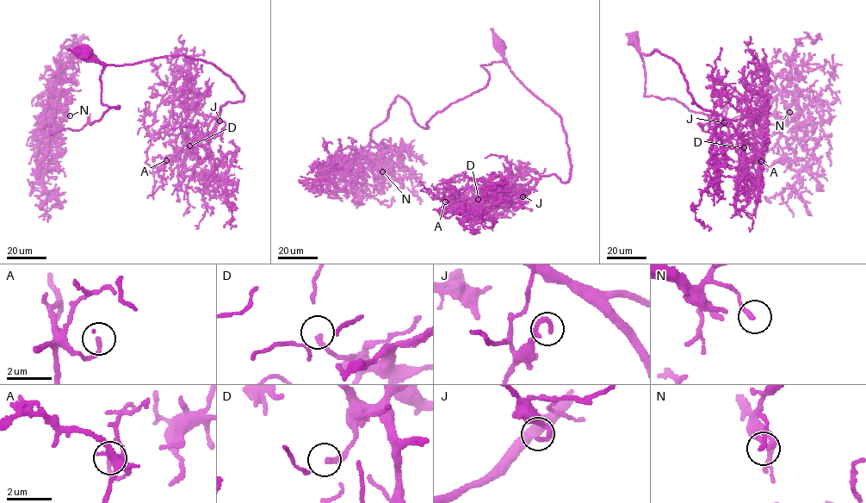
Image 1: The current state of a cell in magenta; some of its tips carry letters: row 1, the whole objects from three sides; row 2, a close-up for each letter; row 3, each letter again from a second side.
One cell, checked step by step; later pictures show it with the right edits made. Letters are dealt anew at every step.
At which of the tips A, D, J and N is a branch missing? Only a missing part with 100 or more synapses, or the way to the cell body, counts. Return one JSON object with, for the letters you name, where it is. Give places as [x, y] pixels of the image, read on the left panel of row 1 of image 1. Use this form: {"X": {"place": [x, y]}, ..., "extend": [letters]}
{"extend": []}

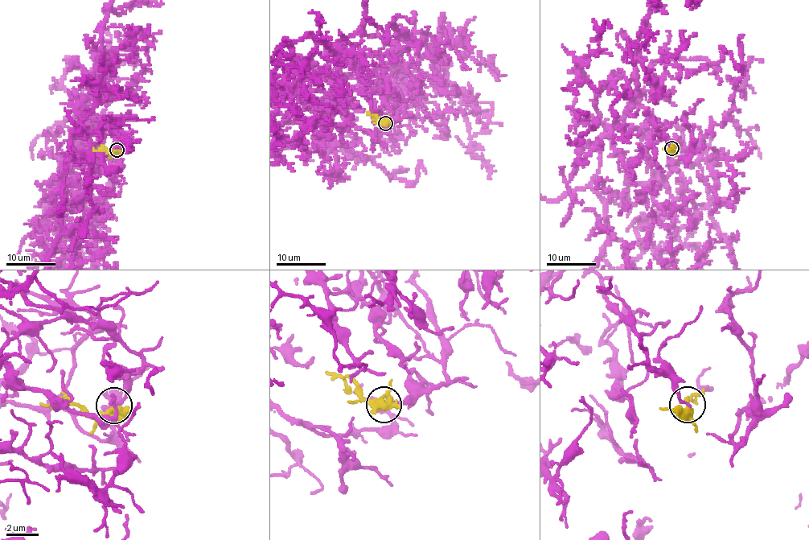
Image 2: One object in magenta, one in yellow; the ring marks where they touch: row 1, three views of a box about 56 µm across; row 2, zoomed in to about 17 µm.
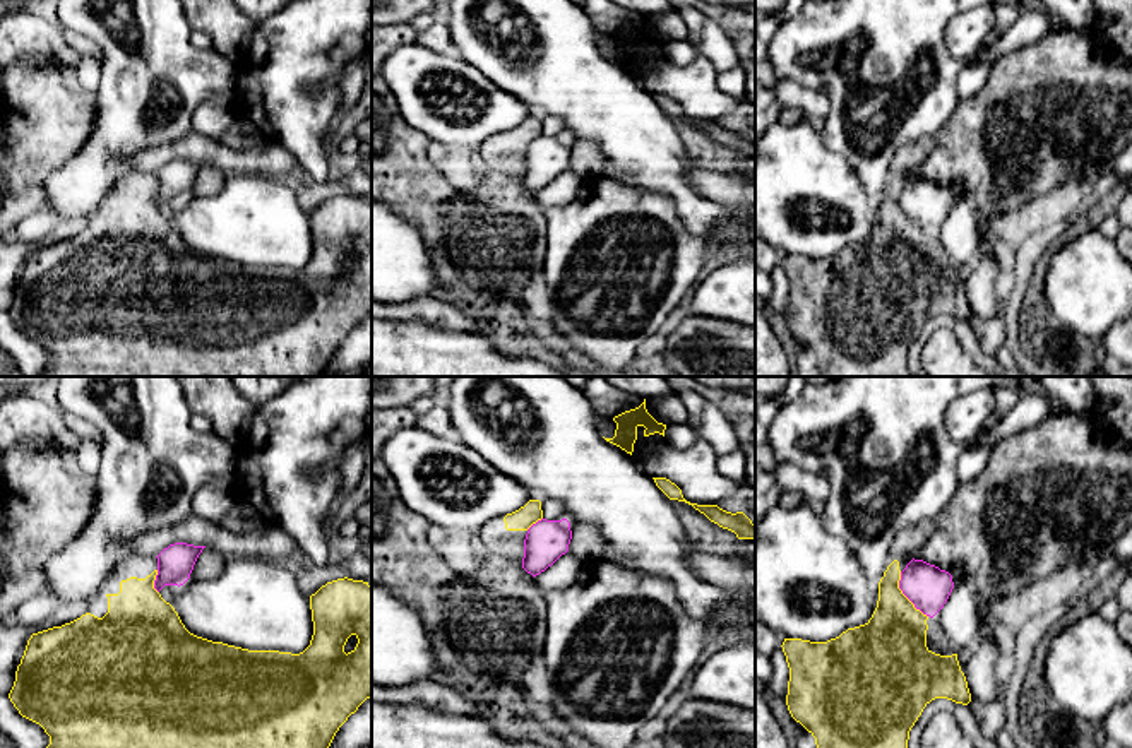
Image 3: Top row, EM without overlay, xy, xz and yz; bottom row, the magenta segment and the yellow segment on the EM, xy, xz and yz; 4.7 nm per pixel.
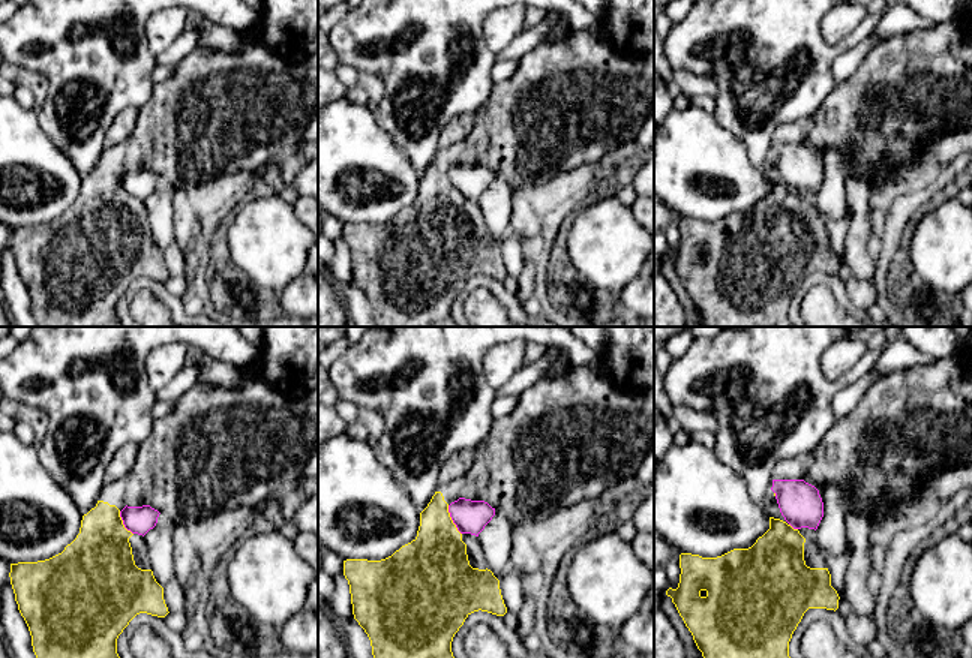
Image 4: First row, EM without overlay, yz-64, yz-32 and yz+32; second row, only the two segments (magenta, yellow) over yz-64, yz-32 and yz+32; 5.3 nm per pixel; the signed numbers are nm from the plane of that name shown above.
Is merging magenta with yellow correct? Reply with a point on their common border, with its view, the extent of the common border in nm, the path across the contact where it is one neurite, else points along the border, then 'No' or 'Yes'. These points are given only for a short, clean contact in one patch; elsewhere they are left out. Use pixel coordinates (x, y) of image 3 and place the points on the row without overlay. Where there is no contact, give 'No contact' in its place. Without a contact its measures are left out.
Touches magenta at yz (905, 211). Shared border 260 nm. Boundary: yz (899, 189), (901, 209), (927, 233). No

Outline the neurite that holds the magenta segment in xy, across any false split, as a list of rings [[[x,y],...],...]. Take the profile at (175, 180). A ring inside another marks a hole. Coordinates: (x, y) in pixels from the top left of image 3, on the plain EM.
[[[175,159],[164,164],[158,175],[158,192],[154,205],[159,209],[164,202],[183,202],[194,187],[194,181],[206,163]]]

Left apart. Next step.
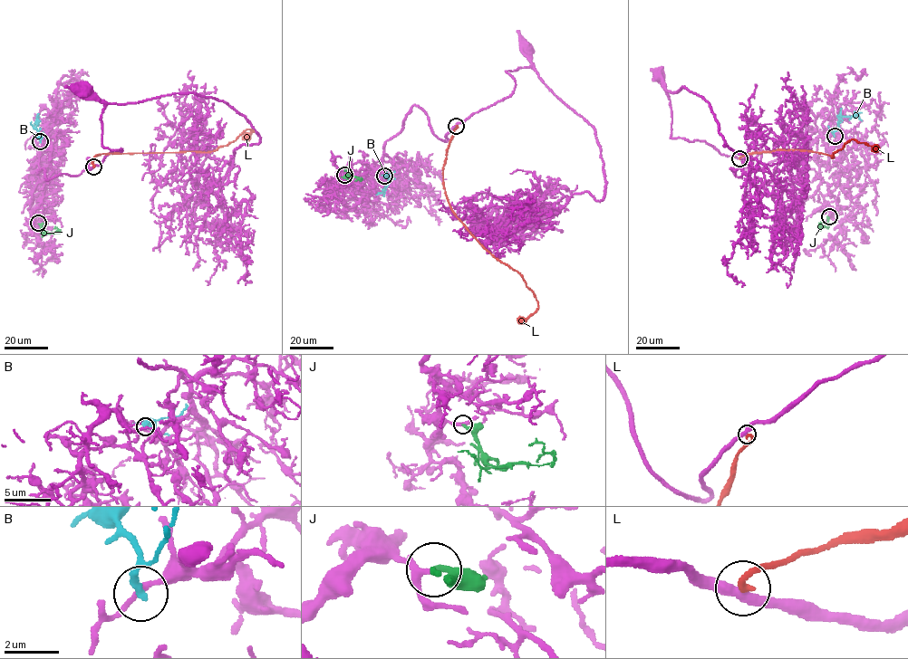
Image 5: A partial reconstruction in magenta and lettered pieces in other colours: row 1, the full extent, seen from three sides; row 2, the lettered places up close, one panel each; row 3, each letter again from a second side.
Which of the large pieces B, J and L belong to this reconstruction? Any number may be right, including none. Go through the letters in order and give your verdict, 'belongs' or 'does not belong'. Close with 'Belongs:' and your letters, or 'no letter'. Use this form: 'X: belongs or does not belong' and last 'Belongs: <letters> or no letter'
B: does not belong
J: belongs
L: does not belong
Belongs: J

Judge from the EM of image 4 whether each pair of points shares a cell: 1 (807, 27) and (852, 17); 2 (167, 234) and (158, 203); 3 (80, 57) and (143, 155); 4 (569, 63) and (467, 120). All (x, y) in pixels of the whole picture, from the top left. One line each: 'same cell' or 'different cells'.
1: different cells
2: same cell
3: different cells
4: different cells

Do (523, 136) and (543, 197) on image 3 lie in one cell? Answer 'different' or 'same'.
different

